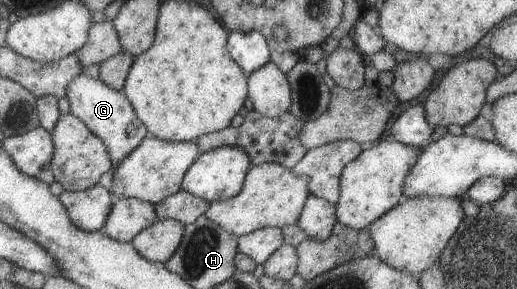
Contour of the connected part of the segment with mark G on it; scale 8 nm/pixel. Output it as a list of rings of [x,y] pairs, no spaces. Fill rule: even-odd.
[[[77,74],[67,82],[64,96],[67,97],[69,113],[80,119],[107,148],[112,163],[110,171],[145,137],[146,127],[137,119],[129,100],[99,78]]]

